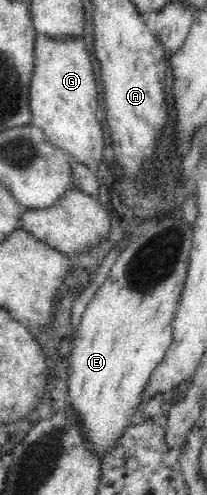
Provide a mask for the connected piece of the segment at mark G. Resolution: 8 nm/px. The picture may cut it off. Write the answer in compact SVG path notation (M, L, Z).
M44 34L35 35L35 66L32 72L31 84L29 87L29 106L31 109L31 124L39 127L47 135L48 141L50 141L52 145L56 145L60 148L70 157L70 159L96 169L96 165L100 163L104 151L102 126L100 126L100 119L96 116L96 113L98 113L98 84L96 84L94 69L92 68L92 63L90 62L90 52L86 50L86 44L84 44L81 37L68 36L67 38L48 38L48 36L44 36Z

